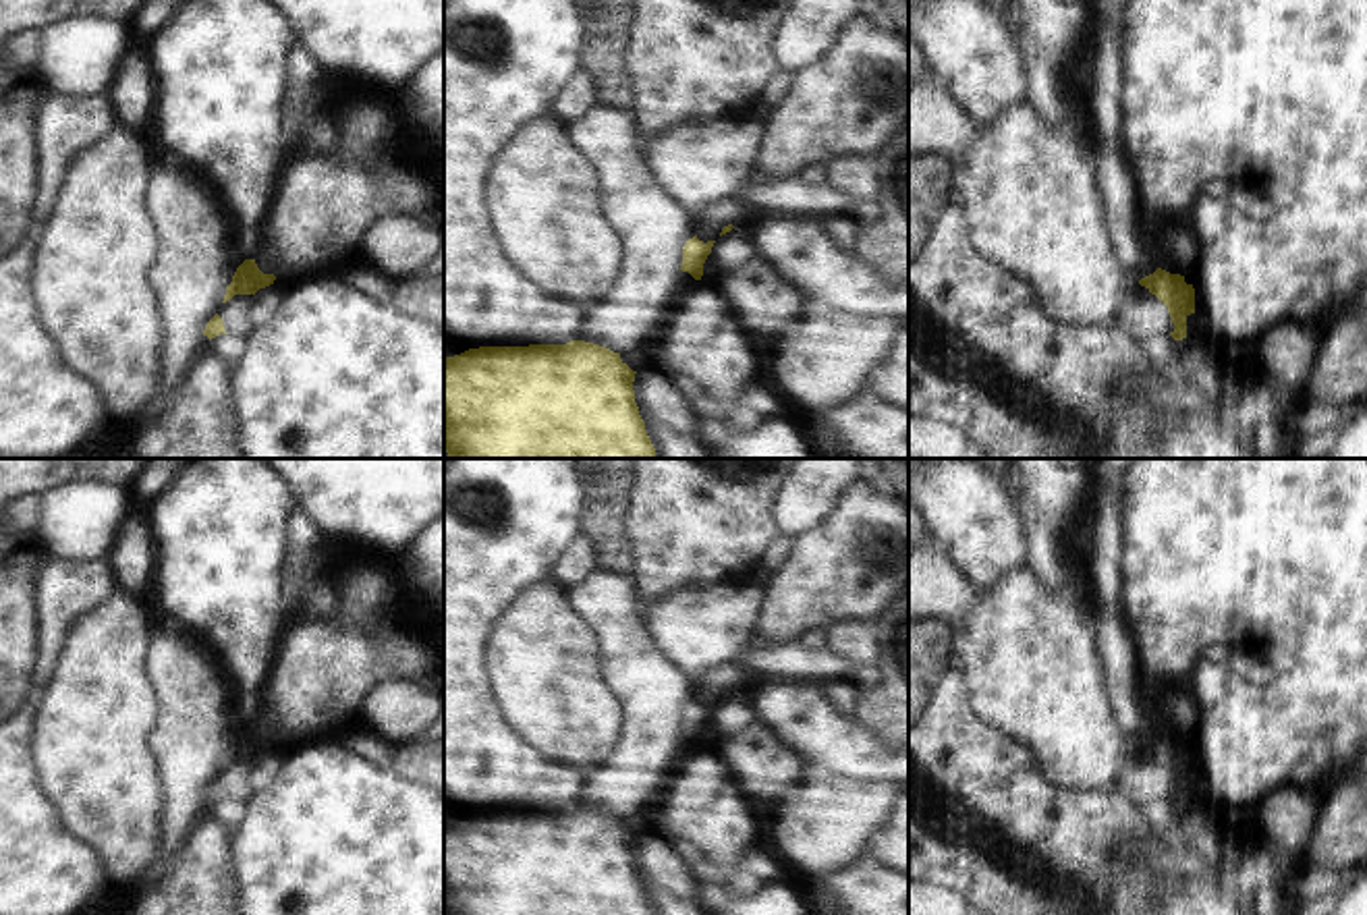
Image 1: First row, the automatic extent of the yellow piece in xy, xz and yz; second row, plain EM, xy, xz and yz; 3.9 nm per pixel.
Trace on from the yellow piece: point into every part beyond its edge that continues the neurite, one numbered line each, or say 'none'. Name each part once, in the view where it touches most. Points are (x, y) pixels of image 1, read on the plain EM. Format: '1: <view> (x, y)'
1: yz (1146, 779)

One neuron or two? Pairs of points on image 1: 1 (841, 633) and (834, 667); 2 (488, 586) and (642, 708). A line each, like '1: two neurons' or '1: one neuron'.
1: two neurons
2: two neurons

